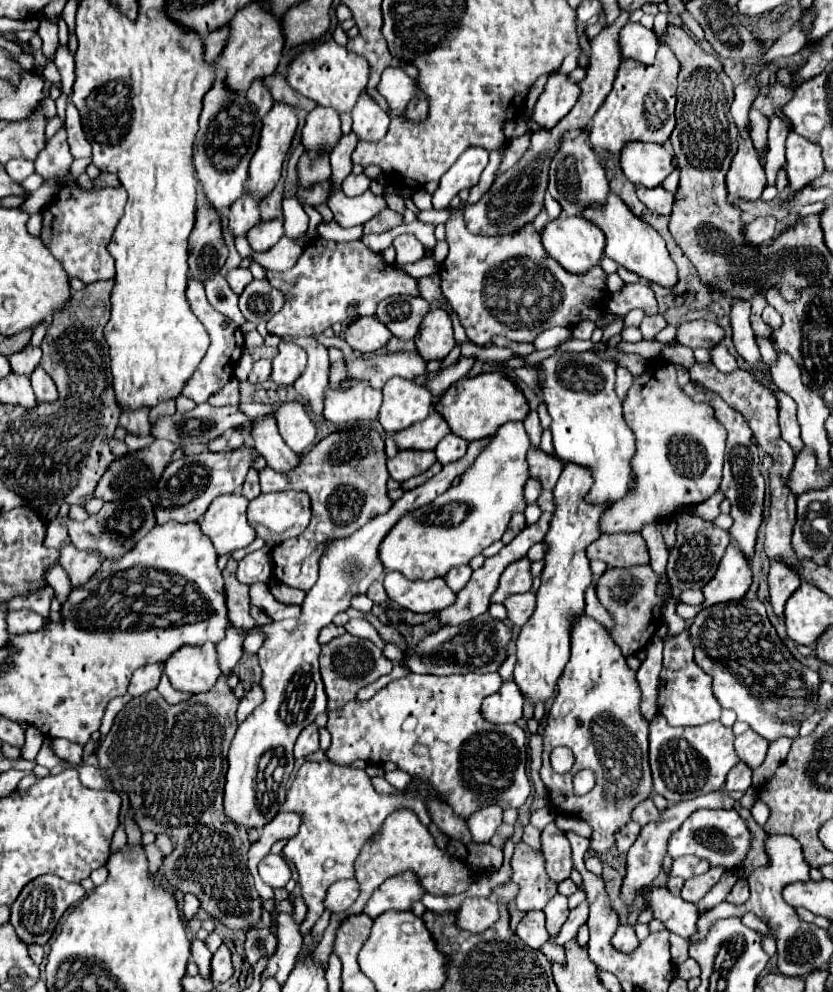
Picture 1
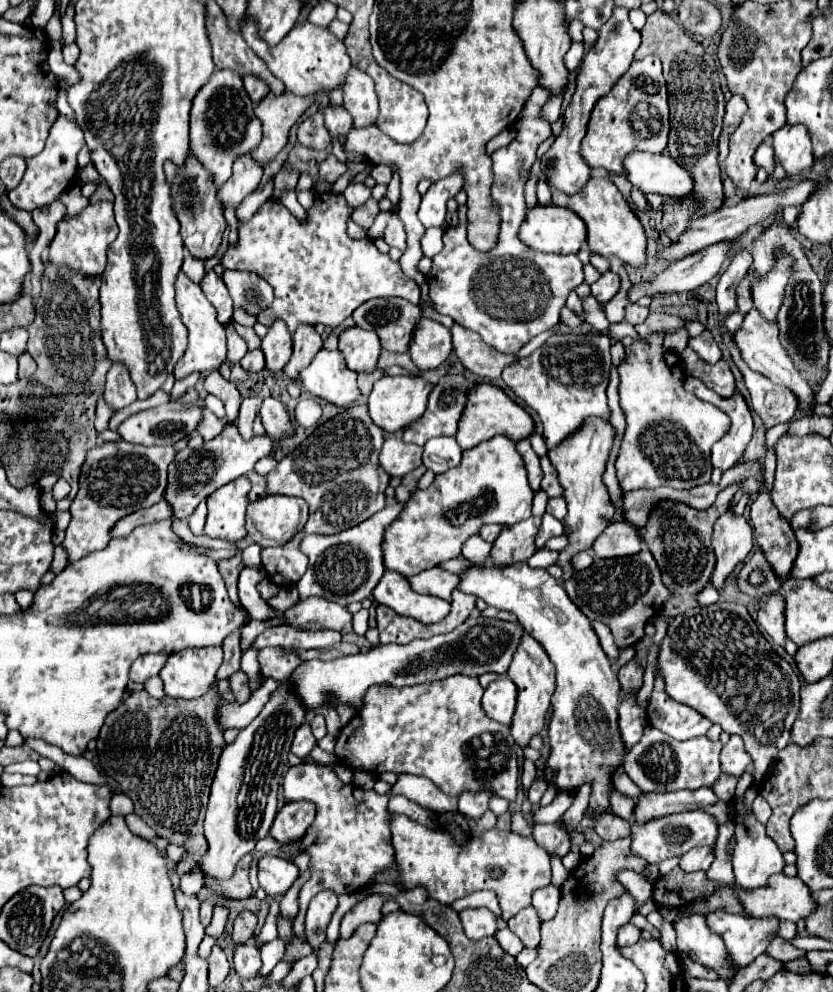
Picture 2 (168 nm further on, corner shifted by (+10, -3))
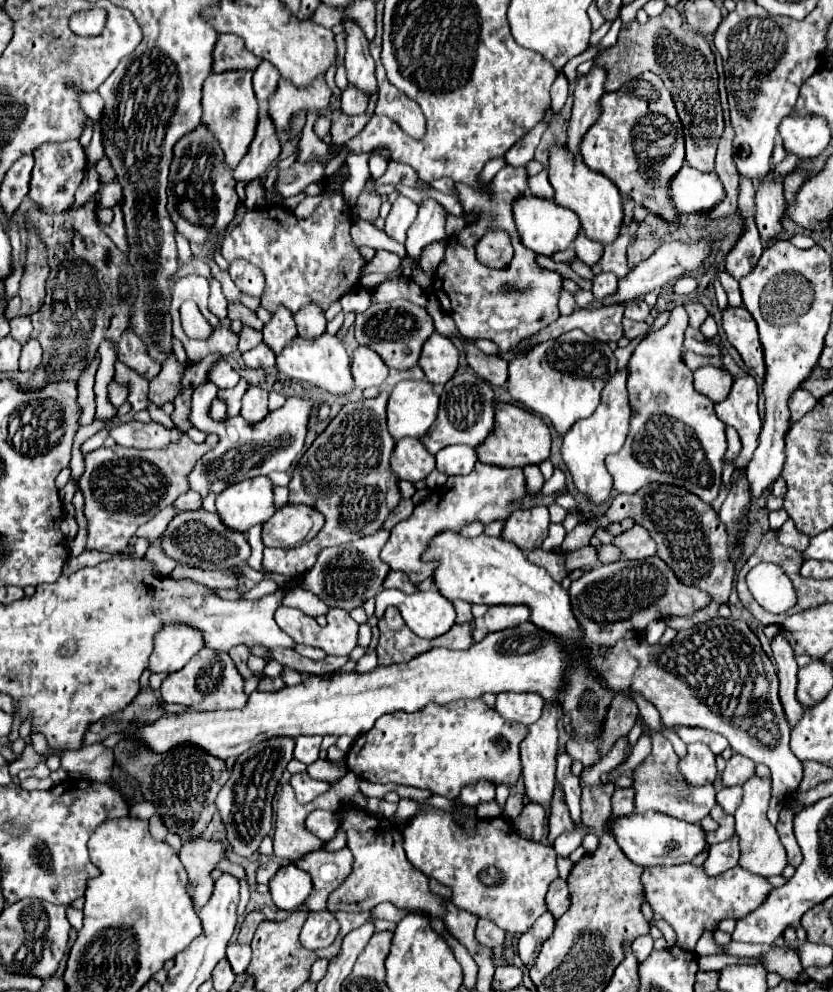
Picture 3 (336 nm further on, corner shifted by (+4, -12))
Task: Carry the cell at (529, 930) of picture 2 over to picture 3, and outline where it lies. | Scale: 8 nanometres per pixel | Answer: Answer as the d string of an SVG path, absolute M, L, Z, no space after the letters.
M545 912L543 916L539 916L535 920L535 924L525 934L521 934L517 950L519 950L519 956L521 956L521 960L523 960L523 964L527 968L533 966L533 962L535 962L535 958L537 958L543 942L553 932L553 926L555 926L555 918L549 912Z

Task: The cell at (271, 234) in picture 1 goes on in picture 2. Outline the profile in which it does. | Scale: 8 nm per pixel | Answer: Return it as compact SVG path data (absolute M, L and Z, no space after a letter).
M319 195L307 211L307 219L299 221L279 199L269 199L249 221L239 221L237 243L225 251L221 265L225 269L255 271L271 283L275 301L259 313L257 321L269 327L279 317L293 333L297 323L337 327L361 303L375 297L405 297L419 303L419 285L411 277L403 279L397 261L379 253L373 241L355 241L345 233L351 211L345 197Z

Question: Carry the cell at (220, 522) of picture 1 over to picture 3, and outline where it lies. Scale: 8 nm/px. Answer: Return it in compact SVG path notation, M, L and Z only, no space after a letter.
M267 476L239 482L217 496L217 514L229 530L249 532L275 512L273 484Z

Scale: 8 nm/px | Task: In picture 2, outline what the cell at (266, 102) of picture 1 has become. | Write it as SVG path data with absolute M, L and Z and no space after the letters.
M247 75L247 77L243 77L243 83L245 83L245 89L247 89L247 93L249 93L249 97L253 99L253 103L257 103L259 99L263 99L267 93L269 93L269 89L267 89L267 83L261 79L261 77L255 77L255 75Z

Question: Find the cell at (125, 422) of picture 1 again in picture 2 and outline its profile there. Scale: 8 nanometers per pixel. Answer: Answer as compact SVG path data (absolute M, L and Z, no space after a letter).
M113 361L109 373L107 373L107 387L105 387L105 399L111 407L127 407L131 405L137 395L135 395L135 385L131 385L131 377L127 377L127 369L119 365L119 361Z

